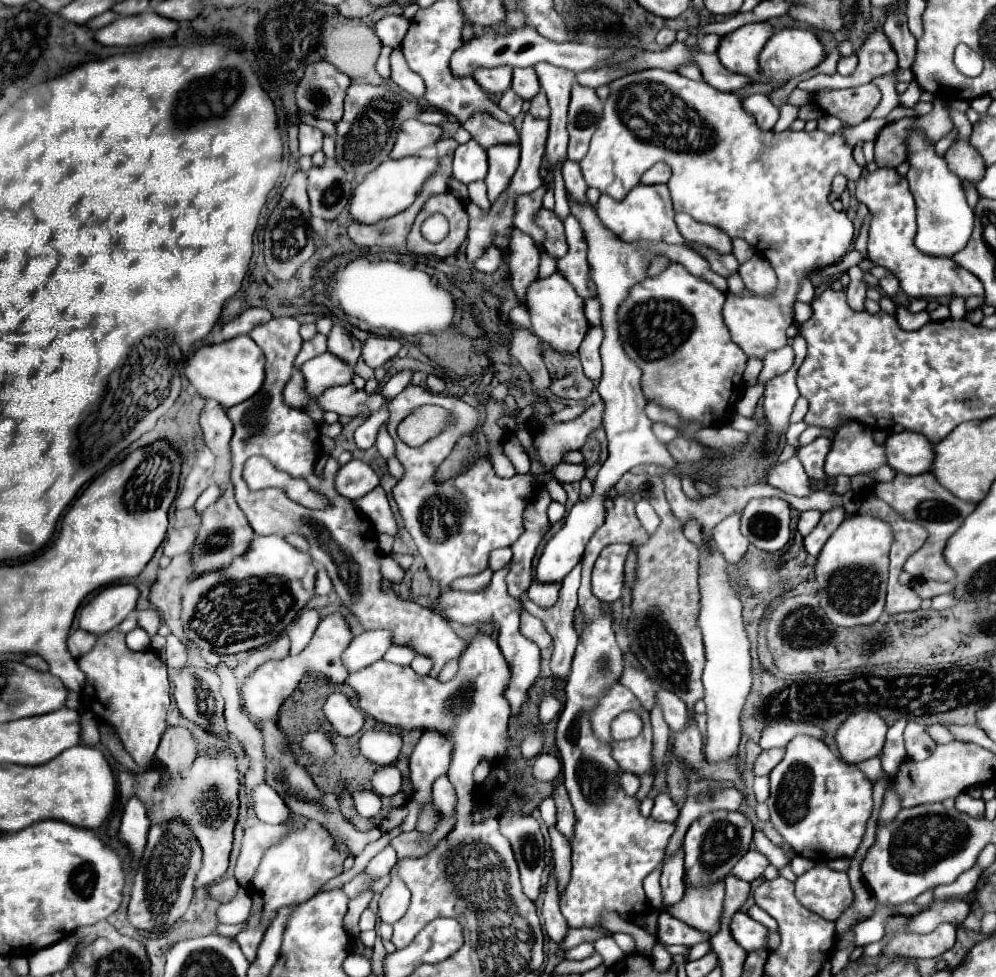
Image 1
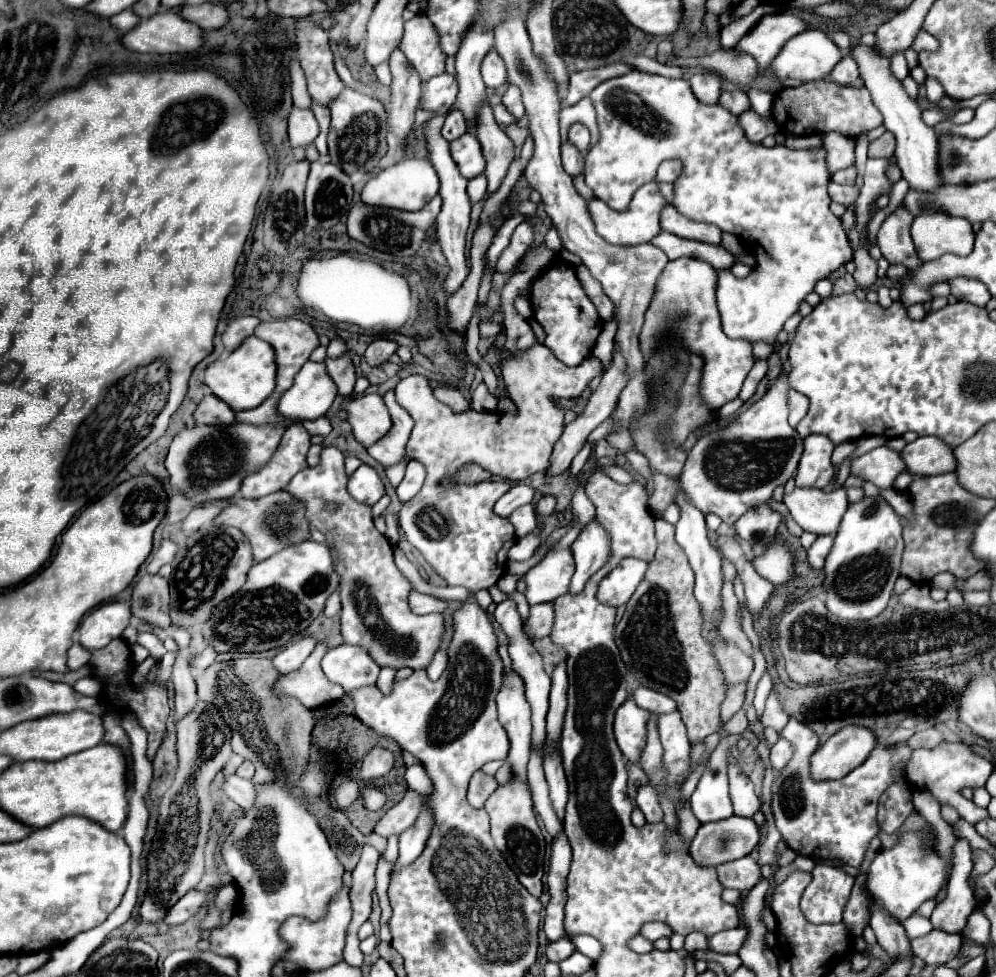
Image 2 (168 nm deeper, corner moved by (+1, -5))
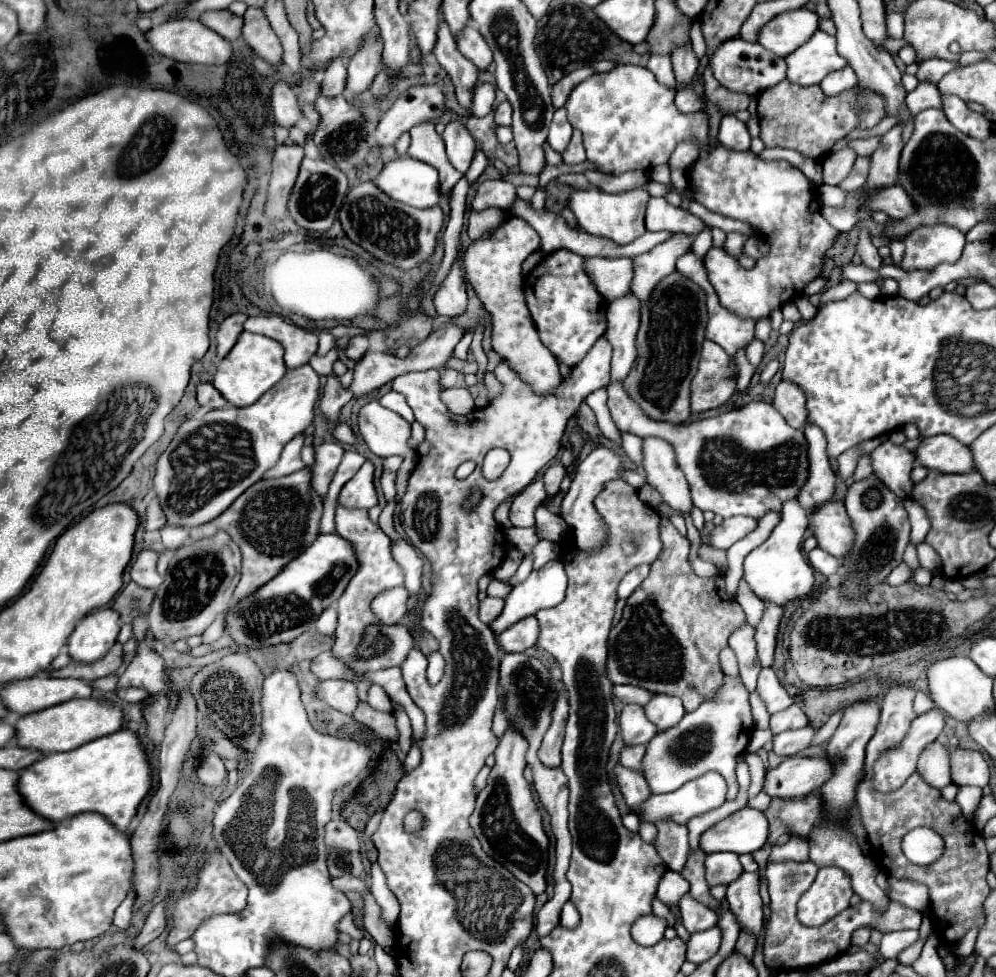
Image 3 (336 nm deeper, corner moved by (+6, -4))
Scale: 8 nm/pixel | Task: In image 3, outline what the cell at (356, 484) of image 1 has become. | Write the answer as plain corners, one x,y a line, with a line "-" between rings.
365,461
361,465
361,469
355,473
355,477
351,477
343,485
343,489
339,493
339,503
345,507
363,507
363,509
371,509
373,505
377,505
371,461

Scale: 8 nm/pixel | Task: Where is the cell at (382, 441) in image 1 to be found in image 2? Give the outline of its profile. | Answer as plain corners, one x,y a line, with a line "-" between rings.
402,460
400,464
396,464
396,466
392,466
392,468
388,468
386,470
386,476
388,476
388,480
390,480
390,484
396,488
398,484
400,484
400,480
404,478
404,468
406,468
406,460

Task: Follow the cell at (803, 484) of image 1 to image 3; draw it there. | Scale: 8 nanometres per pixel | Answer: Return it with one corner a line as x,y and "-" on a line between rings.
827,501
809,511
807,519
807,529
813,531
813,537
821,549
837,559
849,551
849,545
853,543
853,529
849,529
849,517
843,503

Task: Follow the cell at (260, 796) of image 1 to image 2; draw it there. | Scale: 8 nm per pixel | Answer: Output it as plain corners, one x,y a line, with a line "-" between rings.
230,774
224,778
222,790
228,794
230,800
234,800
242,810
248,810
254,806
254,782
244,780
236,774

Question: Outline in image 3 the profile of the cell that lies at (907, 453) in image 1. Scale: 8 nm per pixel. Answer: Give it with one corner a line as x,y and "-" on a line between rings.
949,435
925,437
913,453
919,465
941,473
967,473
973,469
969,447

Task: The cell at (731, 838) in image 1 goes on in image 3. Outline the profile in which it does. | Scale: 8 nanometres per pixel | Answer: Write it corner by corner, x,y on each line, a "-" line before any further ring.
745,807
707,829
699,839
699,847
703,853
753,853
767,841
767,829
769,823
765,815
757,809

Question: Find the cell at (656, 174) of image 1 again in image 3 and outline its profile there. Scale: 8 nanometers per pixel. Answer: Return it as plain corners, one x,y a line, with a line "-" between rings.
685,141
681,145
677,145
677,149
673,151
671,159
669,159
669,169
687,169
693,161
697,159
697,145
693,145
693,141

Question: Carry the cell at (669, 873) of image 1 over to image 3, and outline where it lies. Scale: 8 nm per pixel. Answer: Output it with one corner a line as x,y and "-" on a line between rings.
661,693
659,695
653,695
653,701
649,701
649,705
645,707
645,713
647,713
649,721
657,725
659,731
671,729
685,715
679,697
661,695

